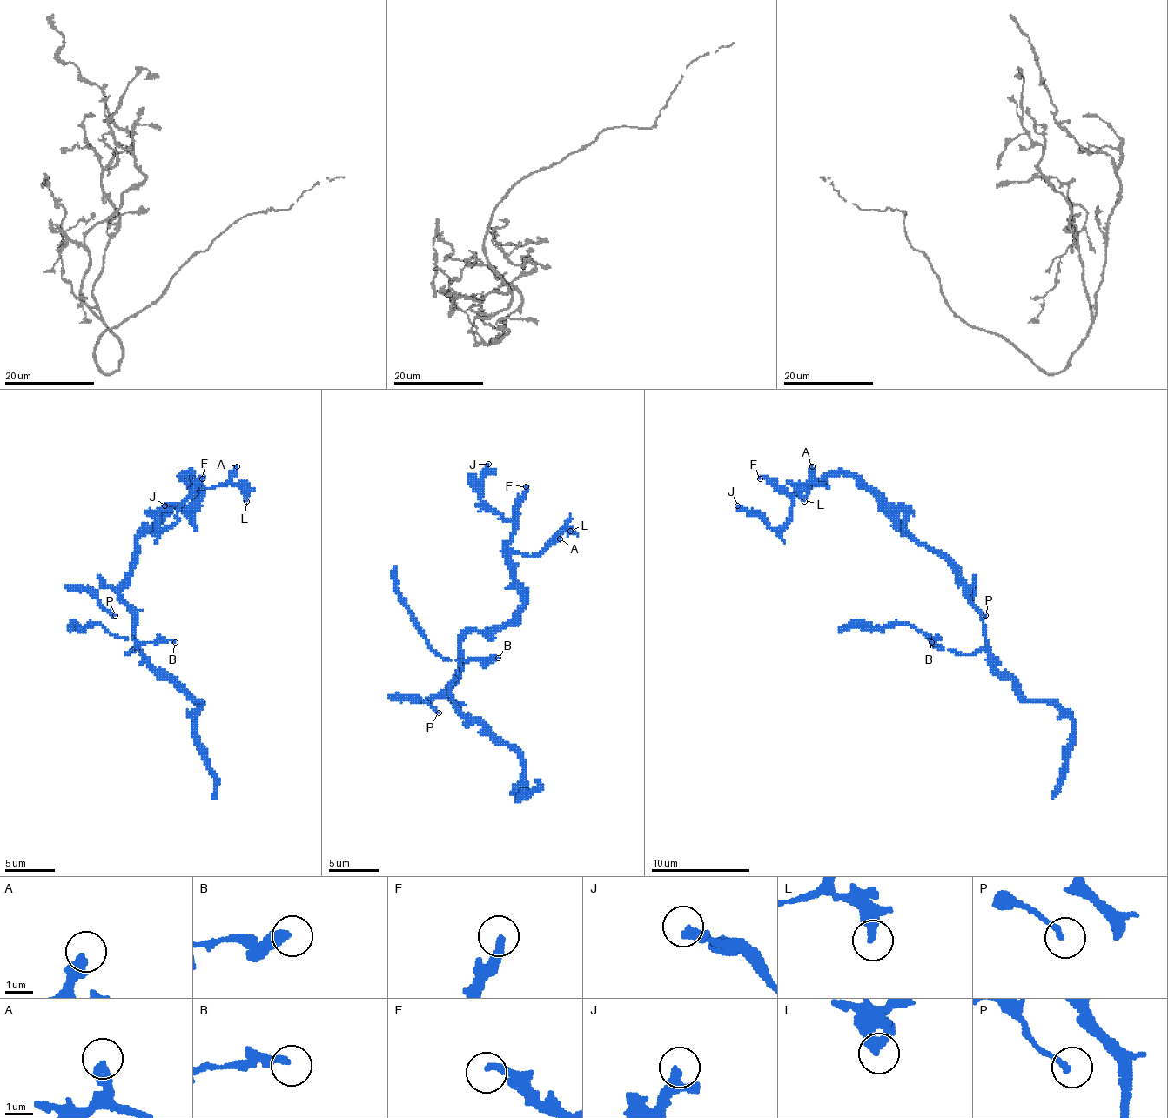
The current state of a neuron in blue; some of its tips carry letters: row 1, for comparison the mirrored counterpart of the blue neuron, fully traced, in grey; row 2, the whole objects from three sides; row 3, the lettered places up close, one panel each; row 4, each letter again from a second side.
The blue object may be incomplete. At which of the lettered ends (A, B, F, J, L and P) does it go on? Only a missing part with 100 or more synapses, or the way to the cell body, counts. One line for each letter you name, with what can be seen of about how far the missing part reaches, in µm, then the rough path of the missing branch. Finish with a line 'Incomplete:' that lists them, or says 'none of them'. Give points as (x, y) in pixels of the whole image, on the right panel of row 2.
Incomplete: none of them

